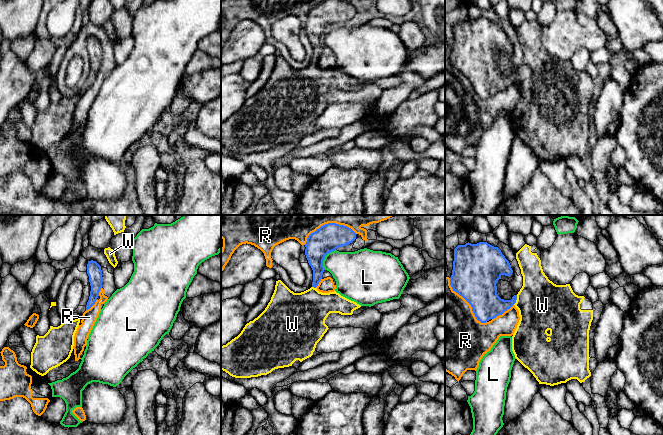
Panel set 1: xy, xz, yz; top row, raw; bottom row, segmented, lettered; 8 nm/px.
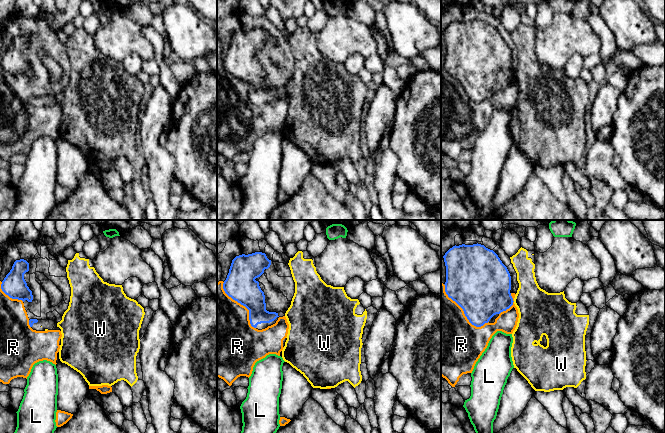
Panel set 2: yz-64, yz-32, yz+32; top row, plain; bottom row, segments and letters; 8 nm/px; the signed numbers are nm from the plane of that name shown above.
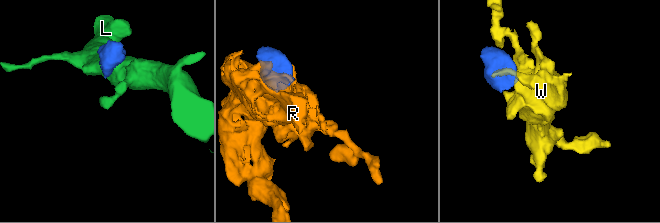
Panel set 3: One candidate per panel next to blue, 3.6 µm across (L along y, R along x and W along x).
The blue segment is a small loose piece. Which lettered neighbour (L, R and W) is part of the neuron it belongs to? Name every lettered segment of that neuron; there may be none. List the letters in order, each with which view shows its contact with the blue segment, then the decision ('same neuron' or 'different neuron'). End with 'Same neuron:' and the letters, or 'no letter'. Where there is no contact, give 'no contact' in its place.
L: xz | different neuron
R: yz | different neuron
W: yz | same neuron
Same neuron: W

